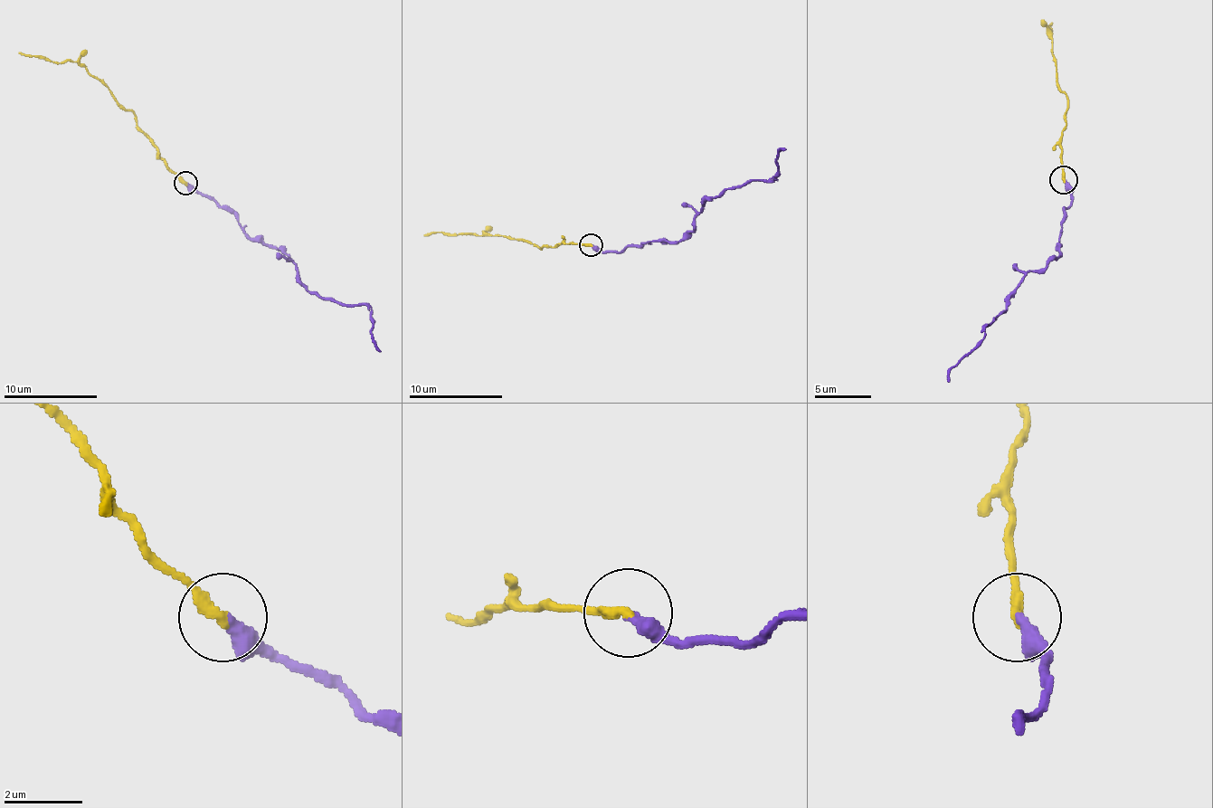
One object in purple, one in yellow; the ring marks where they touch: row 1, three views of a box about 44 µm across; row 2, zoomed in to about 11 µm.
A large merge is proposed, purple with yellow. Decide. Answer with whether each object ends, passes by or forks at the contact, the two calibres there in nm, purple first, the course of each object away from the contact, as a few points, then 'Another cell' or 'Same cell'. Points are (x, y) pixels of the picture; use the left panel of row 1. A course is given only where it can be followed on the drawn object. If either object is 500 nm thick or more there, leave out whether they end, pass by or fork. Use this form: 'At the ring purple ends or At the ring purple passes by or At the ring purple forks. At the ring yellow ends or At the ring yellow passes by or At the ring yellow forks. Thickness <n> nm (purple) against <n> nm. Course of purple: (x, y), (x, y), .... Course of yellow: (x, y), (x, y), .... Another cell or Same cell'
At the ring purple ends. At the ring yellow ends. Thickness 340 nm (purple) against 300 nm. Course of purple: (184, 184), (211, 195), (251, 237), (288, 256), (307, 289), (323, 300), (364, 305), (372, 337), (381, 352). Course of yellow: (184, 184), (159, 156), (155, 141), (136, 123), (136, 116), (82, 67), (68, 60), (50, 62), (19, 52). Same cell

